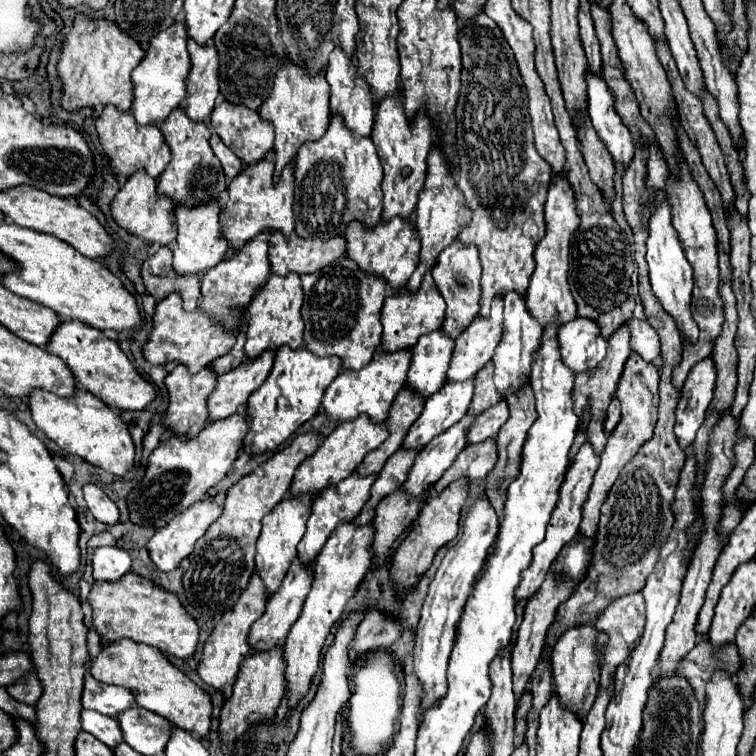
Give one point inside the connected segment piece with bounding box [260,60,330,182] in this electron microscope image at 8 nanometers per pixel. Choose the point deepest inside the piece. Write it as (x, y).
(298, 107)

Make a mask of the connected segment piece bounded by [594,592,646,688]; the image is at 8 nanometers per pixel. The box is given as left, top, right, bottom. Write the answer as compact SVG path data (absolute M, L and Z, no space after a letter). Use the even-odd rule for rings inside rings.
M632 592L632 594L624 594L618 596L604 612L600 612L596 616L594 628L598 632L608 634L608 642L602 648L600 656L604 656L604 662L600 666L600 686L606 688L608 680L612 676L612 672L630 656L630 652L636 648L636 644L640 642L640 636L644 632L644 622L646 622L646 606L644 606L644 596L642 592Z

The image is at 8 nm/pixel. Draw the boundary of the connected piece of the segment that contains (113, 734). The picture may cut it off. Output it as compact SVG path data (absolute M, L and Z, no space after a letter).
M82 710L82 730L102 740L108 748L116 748L122 742L122 732L116 718L108 718L96 710Z

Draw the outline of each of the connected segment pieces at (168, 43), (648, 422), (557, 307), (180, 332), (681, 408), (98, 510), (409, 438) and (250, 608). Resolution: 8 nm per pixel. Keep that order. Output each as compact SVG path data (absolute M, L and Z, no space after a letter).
M176 22L176 26L168 28L168 32L160 32L156 40L152 40L144 60L134 68L132 72L132 84L134 84L134 98L132 98L132 116L136 124L160 124L164 122L174 108L182 104L186 98L186 76L190 68L190 56L186 50L186 28L182 22Z
M640 356L628 358L624 372L622 372L622 378L620 378L620 384L618 384L618 392L616 392L616 398L622 404L622 418L620 418L618 426L614 428L614 432L608 436L606 450L600 456L600 468L596 470L594 482L588 492L588 500L582 506L580 536L588 536L588 538L596 536L600 506L608 498L608 490L616 482L620 470L638 454L640 446L652 438L652 430L658 420L658 412L656 412L658 410L658 380L660 380L660 376L658 376L658 370L652 362L644 362L644 360L640 360Z
M558 176L550 182L544 216L546 216L546 236L538 242L536 252L534 252L536 270L530 278L530 286L526 294L526 308L528 312L532 312L538 324L562 326L576 318L576 304L574 304L574 298L568 286L568 242L574 230L578 228L578 216L576 216L576 206L574 206L574 192L566 176Z
M172 294L156 306L152 330L142 348L142 356L154 366L178 362L184 364L190 374L196 374L202 368L210 366L216 358L224 356L234 344L236 344L236 332L226 332L224 328L212 324L212 320L208 320L208 316L204 316L204 312L200 310L184 312L180 296Z
M706 358L690 370L682 386L674 426L674 434L682 450L686 450L694 442L696 432L704 422L706 408L714 396L714 382L716 382L714 362L712 358Z
M84 484L82 490L84 490L84 500L98 522L108 524L108 526L118 522L120 512L118 512L116 504L104 494L104 490L98 484Z
M472 380L446 384L436 396L430 396L424 402L424 410L404 436L402 448L422 450L434 436L446 432L466 414L470 400Z
M254 574L248 588L242 592L240 600L234 604L232 610L228 610L220 618L220 622L216 624L216 628L208 636L208 642L204 644L202 658L198 664L198 676L204 680L204 684L212 686L218 692L224 692L226 688L230 688L234 684L238 670L240 670L240 664L250 654L250 648L248 648L250 626L264 614L264 606L266 606L266 590L264 590L262 580Z

